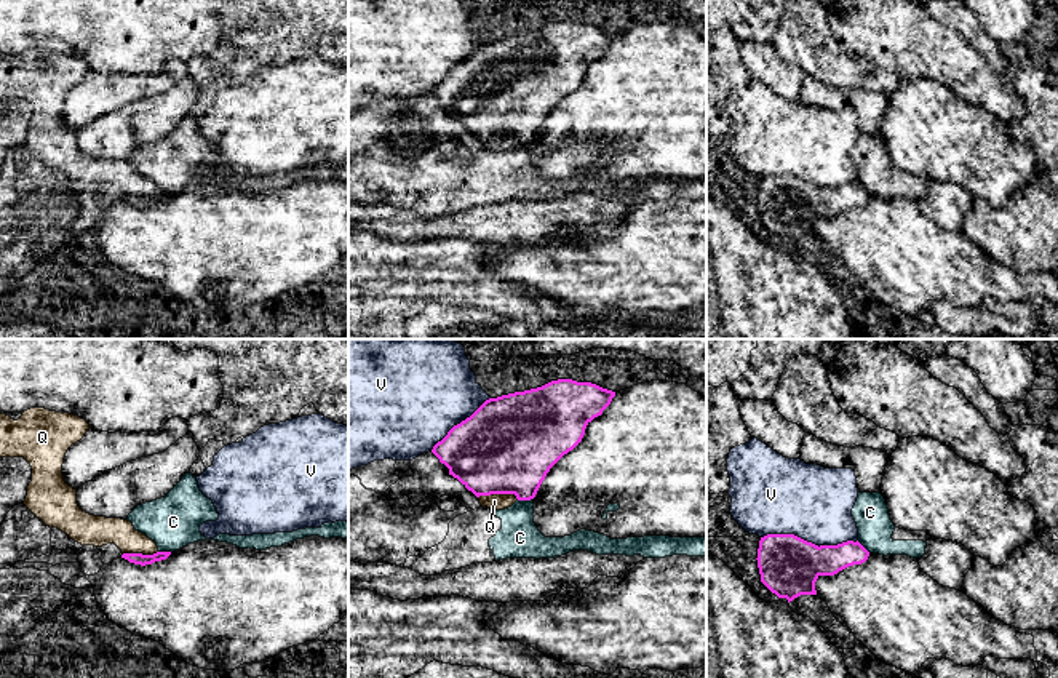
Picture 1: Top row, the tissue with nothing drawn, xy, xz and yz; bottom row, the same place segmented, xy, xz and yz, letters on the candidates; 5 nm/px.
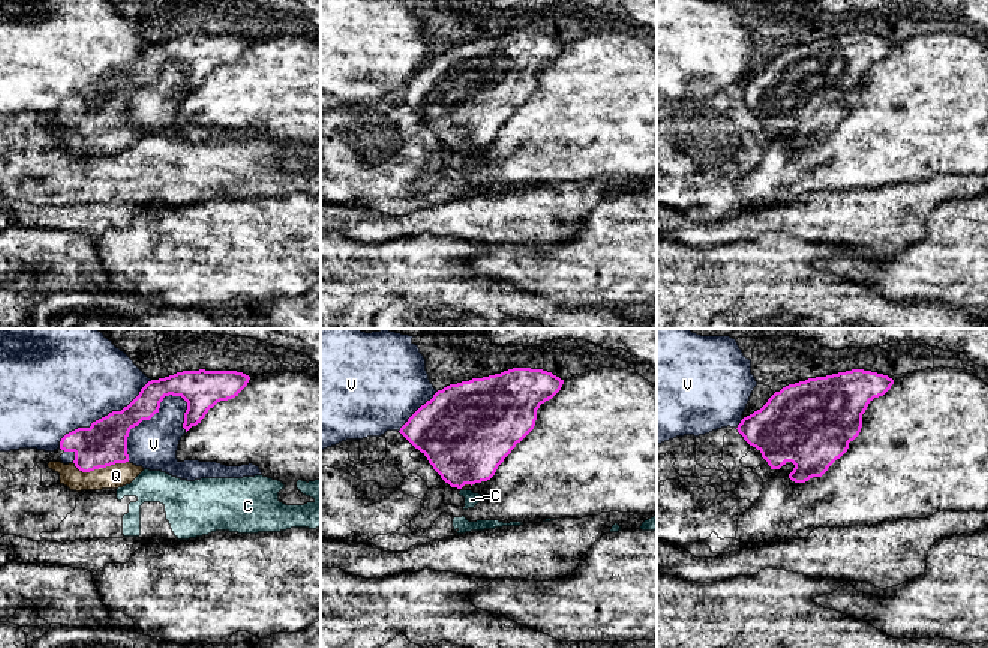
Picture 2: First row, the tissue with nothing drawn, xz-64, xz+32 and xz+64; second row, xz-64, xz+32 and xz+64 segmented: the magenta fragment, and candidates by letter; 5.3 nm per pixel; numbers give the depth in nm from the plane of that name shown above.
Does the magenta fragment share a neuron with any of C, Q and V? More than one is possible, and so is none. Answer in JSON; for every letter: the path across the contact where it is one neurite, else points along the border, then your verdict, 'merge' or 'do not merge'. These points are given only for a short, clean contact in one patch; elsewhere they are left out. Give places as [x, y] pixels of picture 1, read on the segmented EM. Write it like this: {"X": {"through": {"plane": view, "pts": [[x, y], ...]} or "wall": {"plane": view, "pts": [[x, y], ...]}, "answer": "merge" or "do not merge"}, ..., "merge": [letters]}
{"C": {"wall": {"plane": "xz", "pts": [[532, 498], [518, 501]]}, "answer": "do not merge"}, "Q": {"through": {"plane": "xz", "pts": [[509, 445], [499, 493], [494, 501]]}, "answer": "merge"}, "V": {"answer": "do not merge"}, "merge": ["Q"]}

